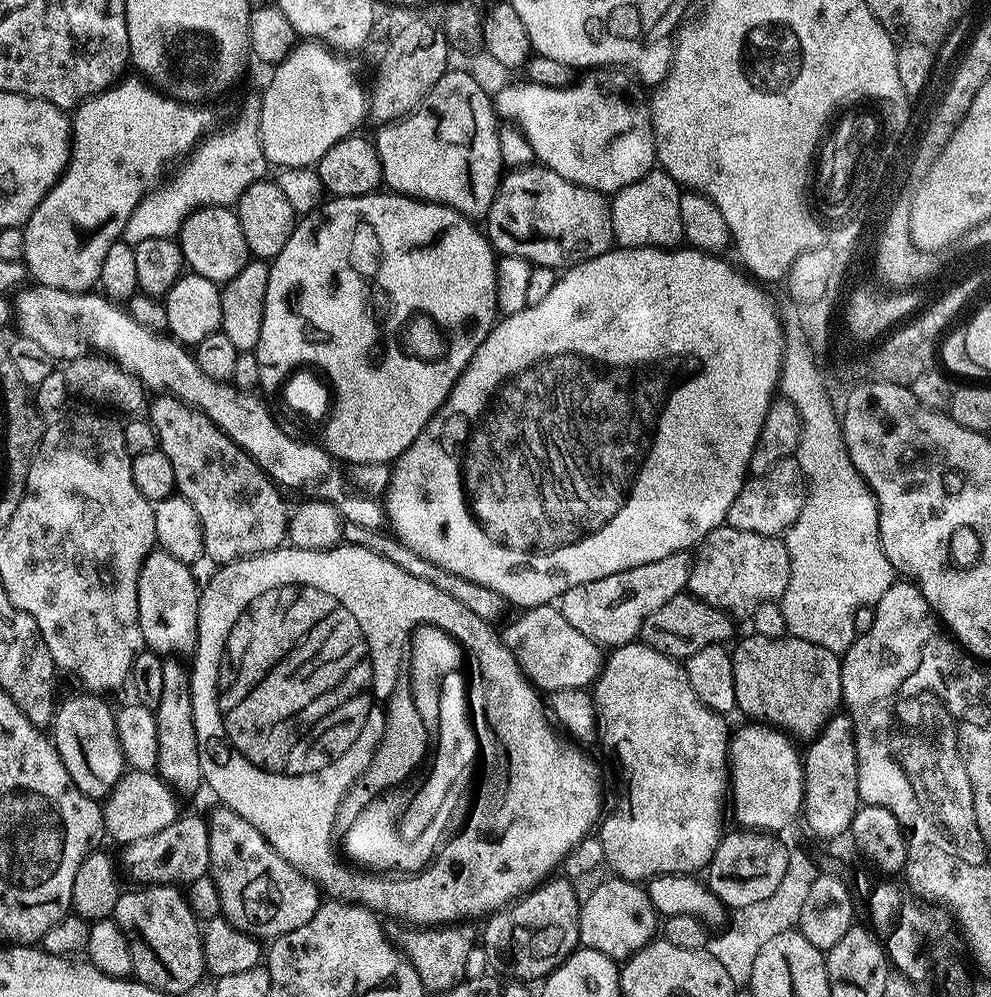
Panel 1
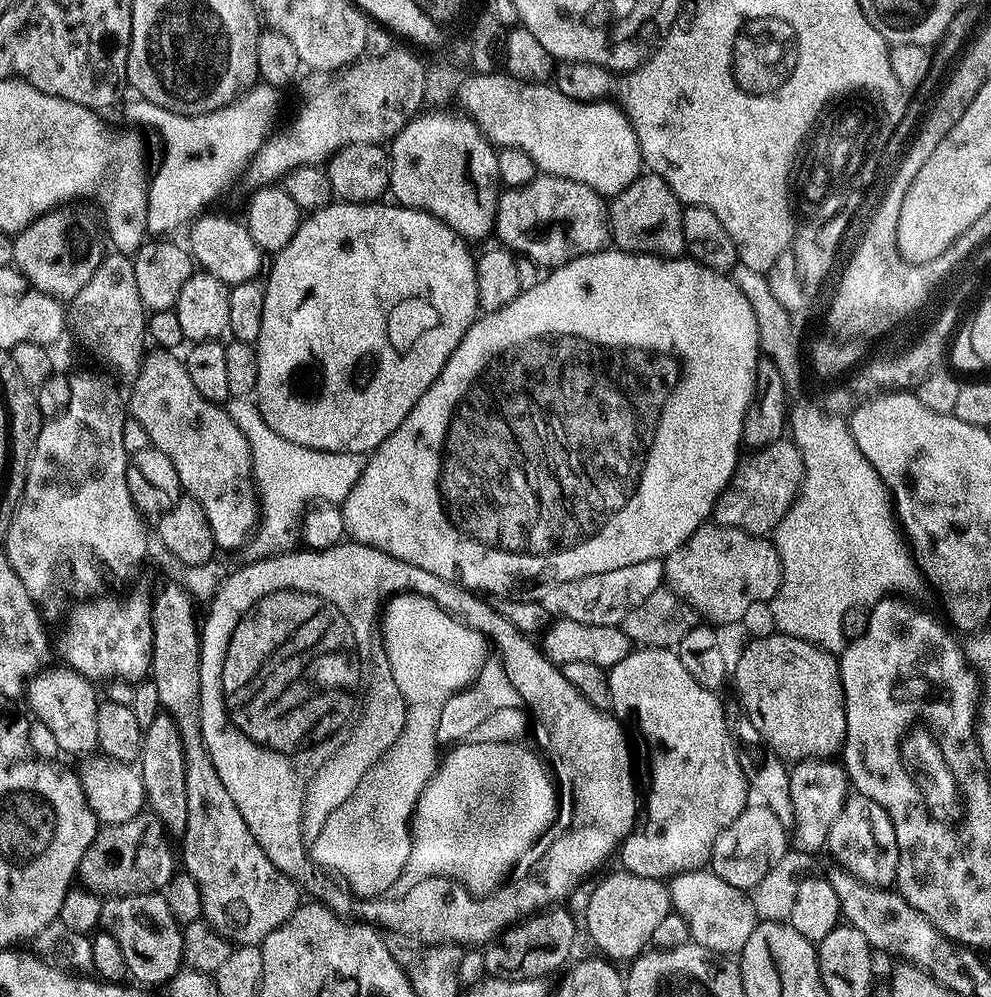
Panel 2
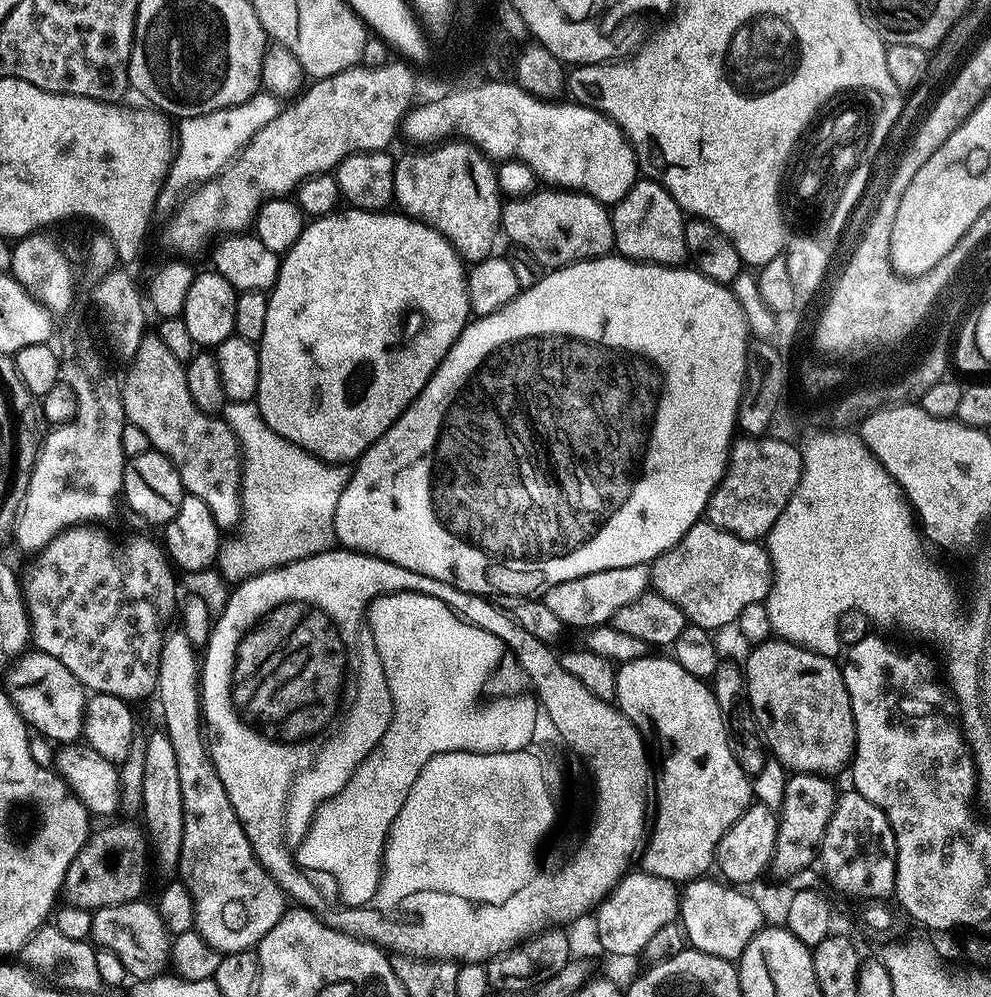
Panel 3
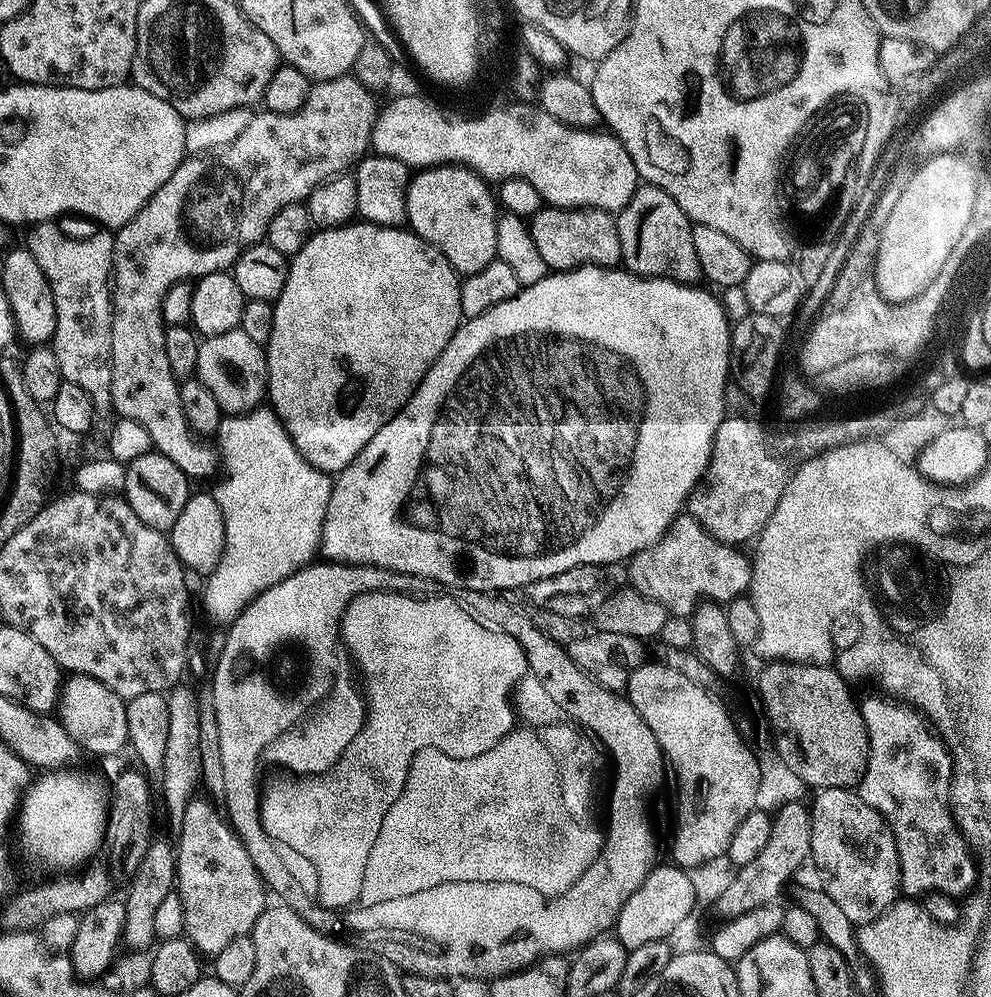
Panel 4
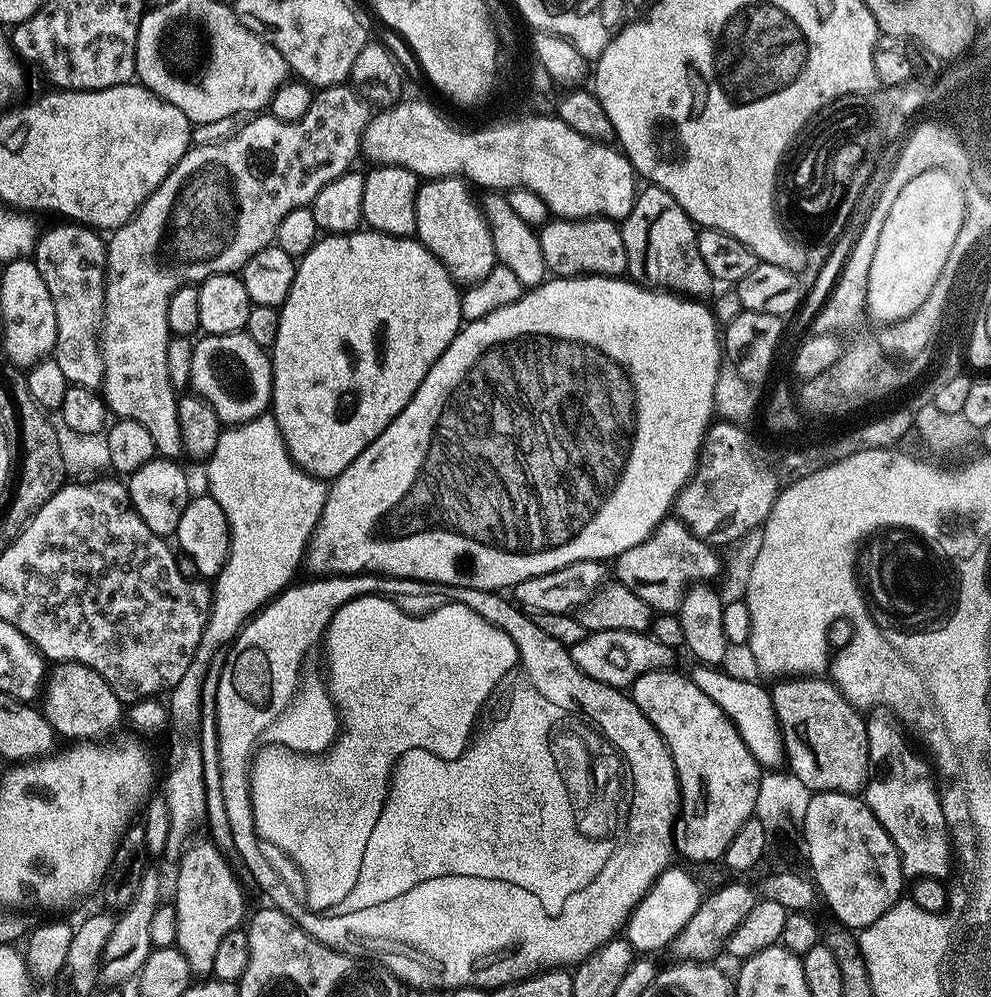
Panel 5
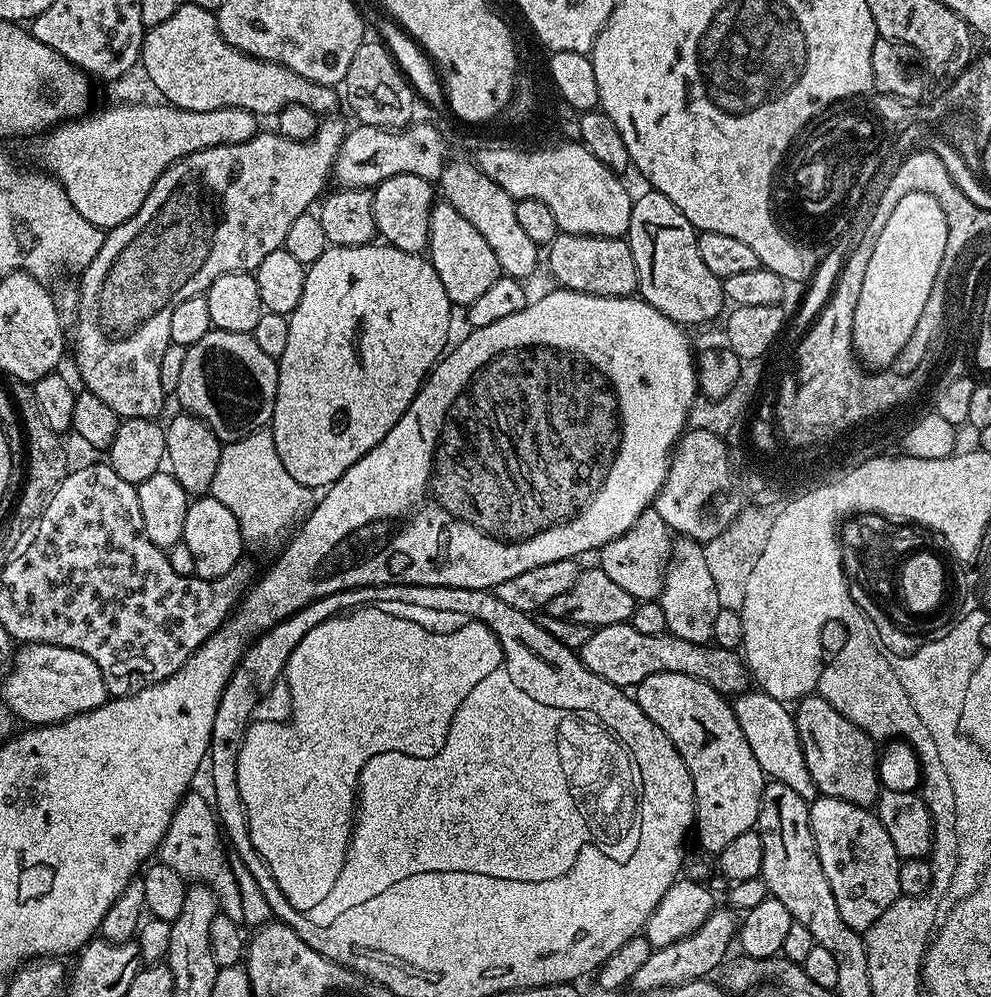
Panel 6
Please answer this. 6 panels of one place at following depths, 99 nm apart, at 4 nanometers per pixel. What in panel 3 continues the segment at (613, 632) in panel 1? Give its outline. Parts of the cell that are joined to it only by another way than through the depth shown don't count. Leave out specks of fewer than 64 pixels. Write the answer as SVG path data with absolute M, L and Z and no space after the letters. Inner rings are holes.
M649 565L622 566L618 570L598 570L582 578L570 578L544 589L544 605L569 628L586 628L593 630L600 625L607 625L626 602L634 602L643 592L650 588Z

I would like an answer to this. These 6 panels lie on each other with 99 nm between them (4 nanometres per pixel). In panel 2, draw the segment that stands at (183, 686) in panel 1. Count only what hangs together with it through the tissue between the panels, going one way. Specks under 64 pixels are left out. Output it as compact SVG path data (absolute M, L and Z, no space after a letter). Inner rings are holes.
M162 710L154 718L154 722L150 722L150 726L144 729L144 750L138 761L138 771L140 777L144 780L144 792L149 807L153 808L156 811L157 818L176 834L183 833L186 826L186 766L187 758L184 753L184 742L182 734L176 725L176 719Z

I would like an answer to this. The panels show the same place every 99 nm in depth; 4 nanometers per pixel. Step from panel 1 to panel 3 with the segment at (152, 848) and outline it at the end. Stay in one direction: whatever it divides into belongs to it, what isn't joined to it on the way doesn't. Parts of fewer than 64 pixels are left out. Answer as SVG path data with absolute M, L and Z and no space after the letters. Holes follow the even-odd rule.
M120 828L93 831L66 870L62 887L63 903L95 910L141 899L144 864L146 868L146 840L143 835L132 837Z

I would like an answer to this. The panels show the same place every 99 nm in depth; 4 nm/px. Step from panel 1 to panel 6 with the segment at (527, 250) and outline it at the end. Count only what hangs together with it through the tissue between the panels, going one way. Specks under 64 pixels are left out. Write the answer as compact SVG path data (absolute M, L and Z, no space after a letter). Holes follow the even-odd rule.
M560 232L546 248L546 268L561 288L585 292L591 296L630 296L637 291L638 270L634 270L634 254L630 254L627 239L618 236L575 236Z

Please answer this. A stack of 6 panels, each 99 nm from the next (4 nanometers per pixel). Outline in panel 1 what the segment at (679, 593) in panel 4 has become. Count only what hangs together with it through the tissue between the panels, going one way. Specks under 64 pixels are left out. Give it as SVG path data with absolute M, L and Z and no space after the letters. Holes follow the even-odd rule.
M721 526L696 545L694 555L688 570L687 591L733 618L751 617L762 602L779 601L790 582L790 554L780 536Z

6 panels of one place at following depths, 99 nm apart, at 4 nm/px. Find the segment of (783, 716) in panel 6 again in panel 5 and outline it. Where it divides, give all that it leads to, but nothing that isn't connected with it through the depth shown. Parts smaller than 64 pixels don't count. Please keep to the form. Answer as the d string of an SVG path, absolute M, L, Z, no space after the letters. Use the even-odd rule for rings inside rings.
M708 666L703 669L704 680L700 684L702 694L714 702L734 722L742 742L746 742L746 750L754 754L761 769L780 770L785 767L786 753L784 751L784 735L774 710L771 691L752 680L743 680L740 676L731 676L728 672L720 672L719 667Z

